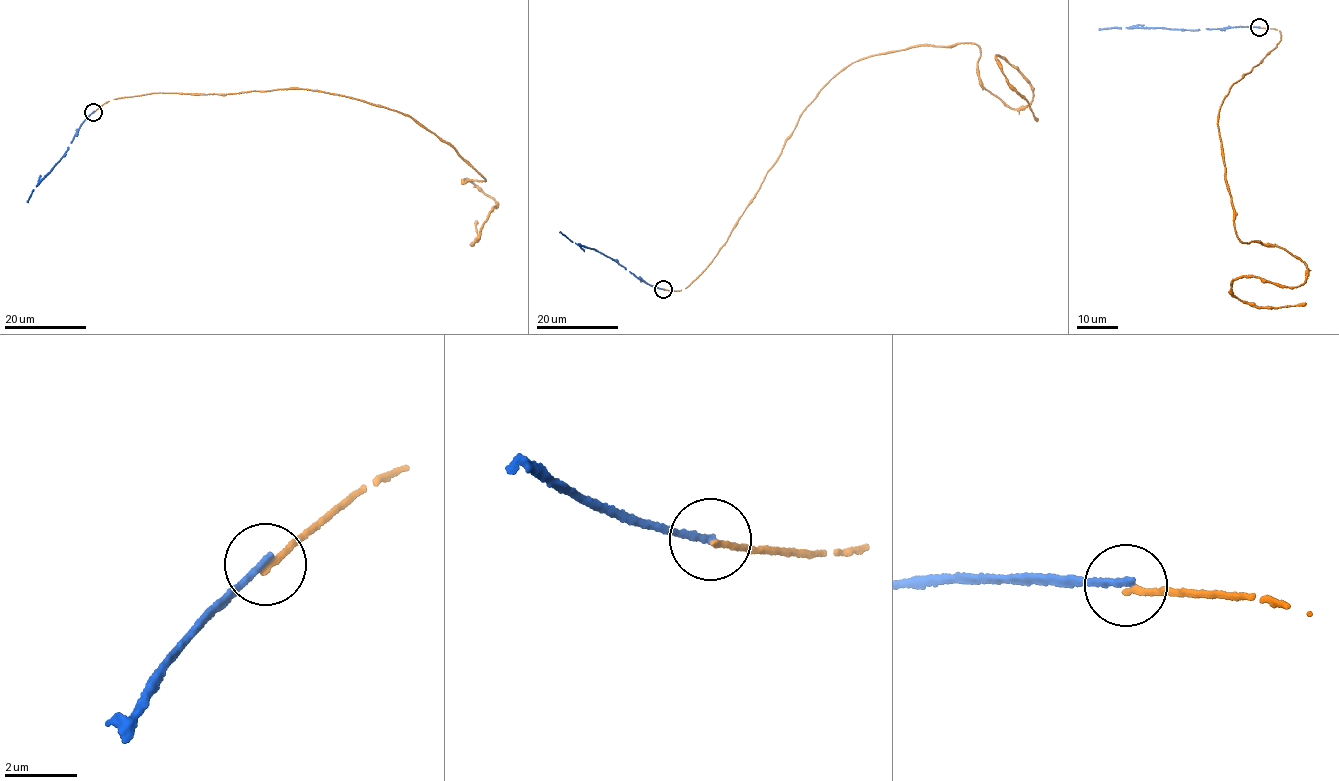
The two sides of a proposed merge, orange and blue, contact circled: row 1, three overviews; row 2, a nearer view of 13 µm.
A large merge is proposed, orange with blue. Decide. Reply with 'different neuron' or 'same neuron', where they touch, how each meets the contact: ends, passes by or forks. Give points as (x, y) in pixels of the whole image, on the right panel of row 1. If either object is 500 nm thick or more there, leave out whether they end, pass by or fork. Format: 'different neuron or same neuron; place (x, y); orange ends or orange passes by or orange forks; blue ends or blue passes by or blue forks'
different neuron; place (1259, 27); orange ends; blue ends

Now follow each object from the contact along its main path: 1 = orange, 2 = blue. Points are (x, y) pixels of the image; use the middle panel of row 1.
1: (663, 289), (712, 262), (851, 64), (974, 44), (981, 84), (1031, 102), (1011, 64), (996, 56), (1037, 120)
2: (663, 289), (645, 283), (610, 258), (579, 246), (559, 232)

